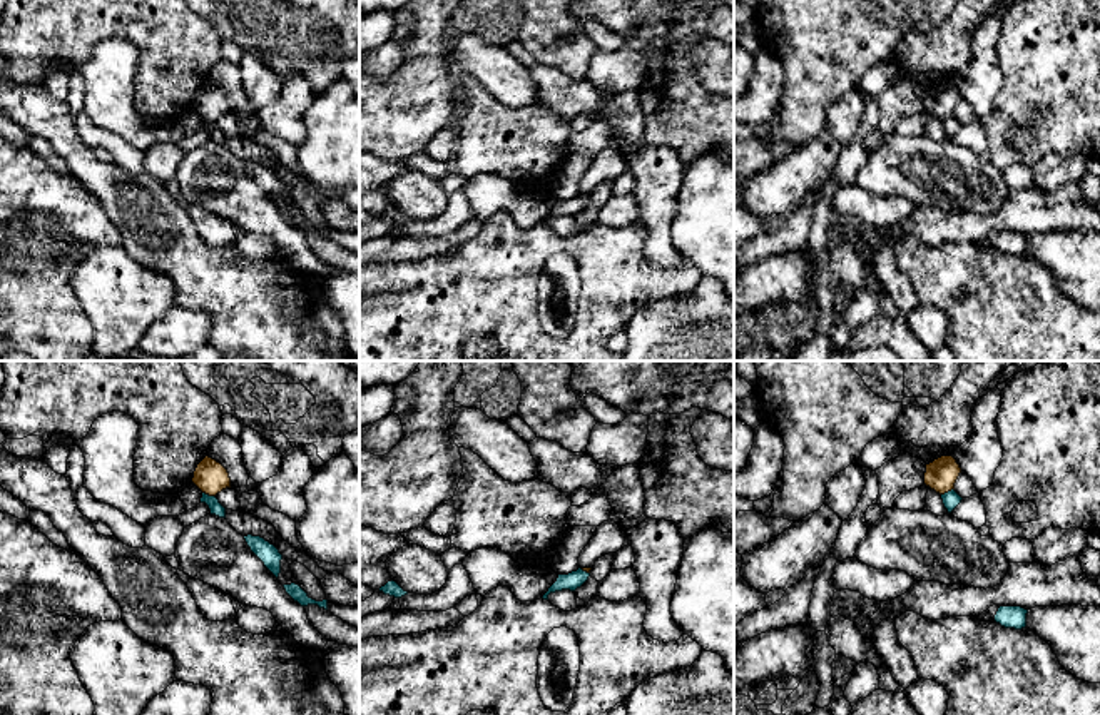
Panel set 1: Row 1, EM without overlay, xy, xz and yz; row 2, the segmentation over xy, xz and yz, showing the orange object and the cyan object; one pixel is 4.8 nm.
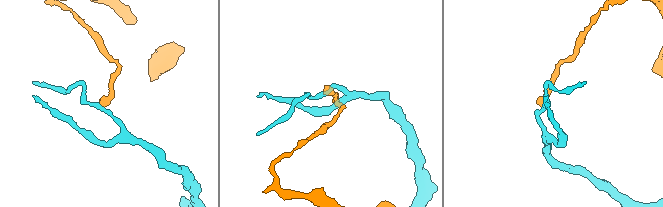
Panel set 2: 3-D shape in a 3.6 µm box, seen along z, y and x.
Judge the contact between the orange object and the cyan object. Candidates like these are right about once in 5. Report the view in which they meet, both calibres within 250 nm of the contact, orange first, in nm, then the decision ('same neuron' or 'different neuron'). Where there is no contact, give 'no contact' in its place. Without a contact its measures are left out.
contact in xy; calibres 160 and 70 nm; different neuron

